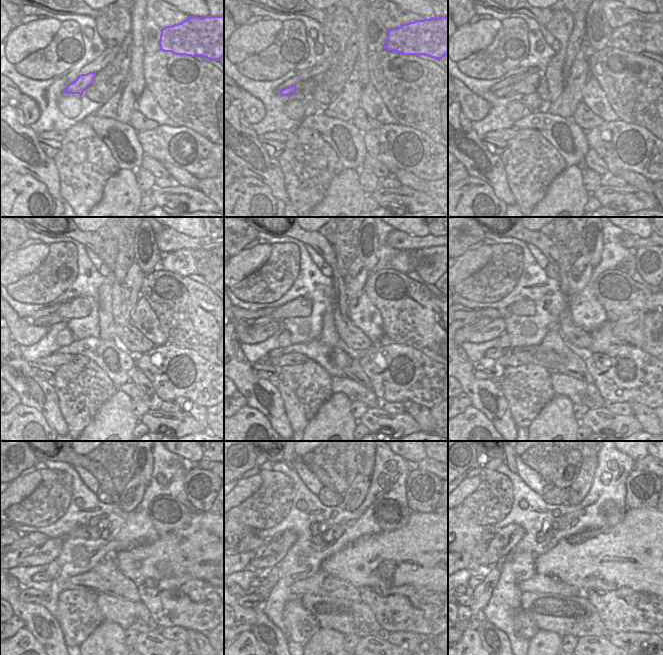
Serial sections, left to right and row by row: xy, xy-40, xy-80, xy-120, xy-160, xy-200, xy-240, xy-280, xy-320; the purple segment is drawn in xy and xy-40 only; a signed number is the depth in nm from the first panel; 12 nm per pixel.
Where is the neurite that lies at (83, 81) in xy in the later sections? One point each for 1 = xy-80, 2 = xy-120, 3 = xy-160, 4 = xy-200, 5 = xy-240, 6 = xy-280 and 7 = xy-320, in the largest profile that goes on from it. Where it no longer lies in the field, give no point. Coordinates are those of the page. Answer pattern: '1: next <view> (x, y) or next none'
1: next xy-80 (505, 92)
2: next xy-120 (53, 318)
3: next xy-160 (259, 322)
4: next xy-200 (468, 330)
5: next xy-240 (20, 554)
6: next xy-280 (244, 558)
7: next xy-320 (468, 556)

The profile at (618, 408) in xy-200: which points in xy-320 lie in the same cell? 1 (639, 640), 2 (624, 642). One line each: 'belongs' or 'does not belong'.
1: belongs
2: belongs

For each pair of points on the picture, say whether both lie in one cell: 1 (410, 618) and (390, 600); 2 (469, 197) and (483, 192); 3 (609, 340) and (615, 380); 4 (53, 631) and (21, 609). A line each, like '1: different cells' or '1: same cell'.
1: same cell
2: same cell
3: different cells
4: same cell

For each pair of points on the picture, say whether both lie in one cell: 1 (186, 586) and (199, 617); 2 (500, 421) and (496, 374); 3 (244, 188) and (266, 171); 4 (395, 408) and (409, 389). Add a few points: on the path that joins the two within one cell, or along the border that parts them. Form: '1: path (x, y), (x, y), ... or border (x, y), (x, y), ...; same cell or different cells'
1: path (190, 594), (198, 602), (199, 609); same cell
2: border (473, 373), (476, 378), (488, 378), (495, 382); different cells
3: border (243, 175), (255, 177), (265, 183), (272, 195); different cells
4: border (401, 402), (388, 403); different cells

